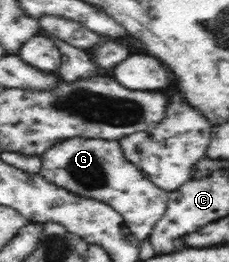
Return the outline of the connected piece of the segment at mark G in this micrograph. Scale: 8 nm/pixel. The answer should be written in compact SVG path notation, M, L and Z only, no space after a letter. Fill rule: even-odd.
M67 138L58 141L40 158L42 168L39 173L47 181L84 198L105 202L117 210L125 222L130 222L132 226L142 226L142 234L136 234L140 242L149 238L152 229L166 212L169 192L157 187L135 164L124 157L119 141L104 138ZM138 204L146 204L148 208L136 208Z

